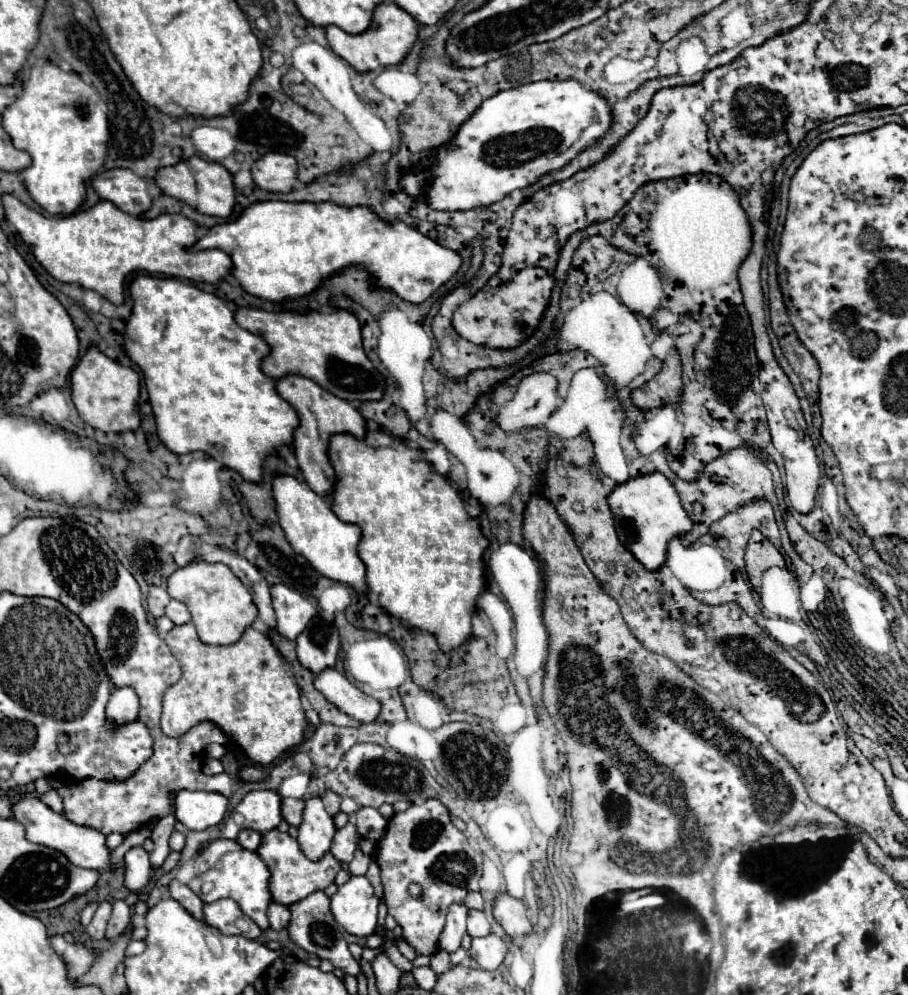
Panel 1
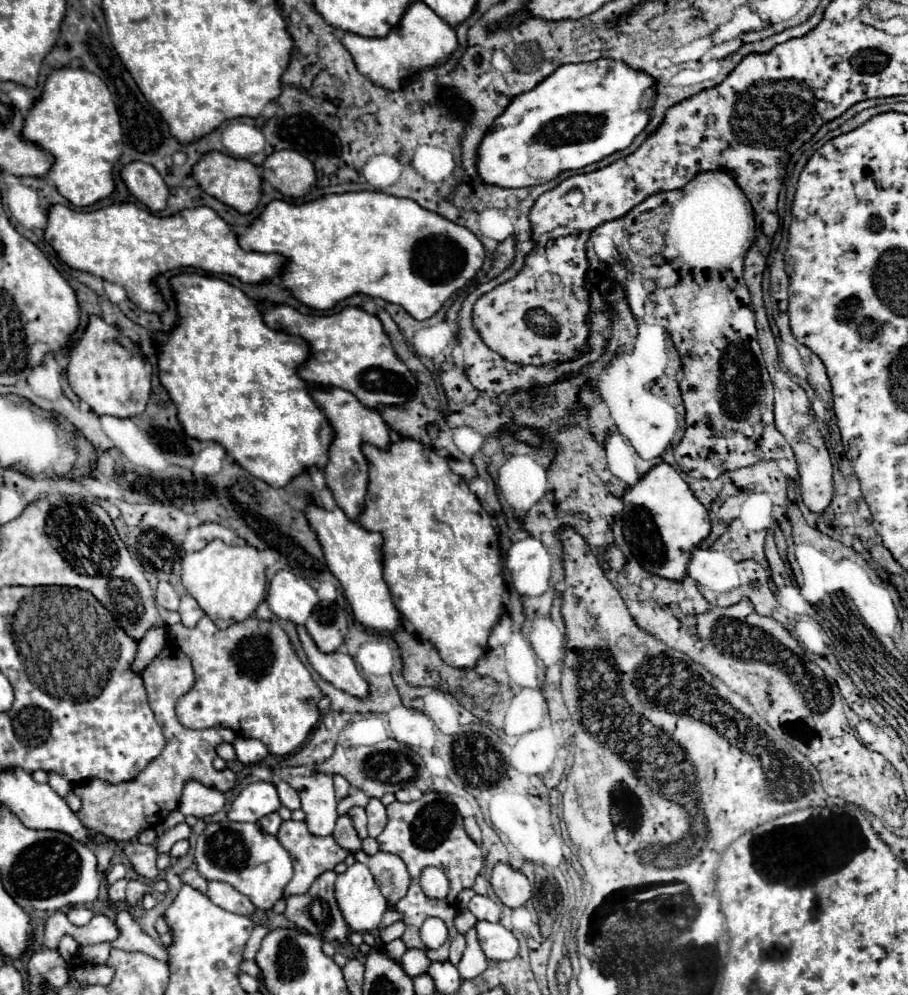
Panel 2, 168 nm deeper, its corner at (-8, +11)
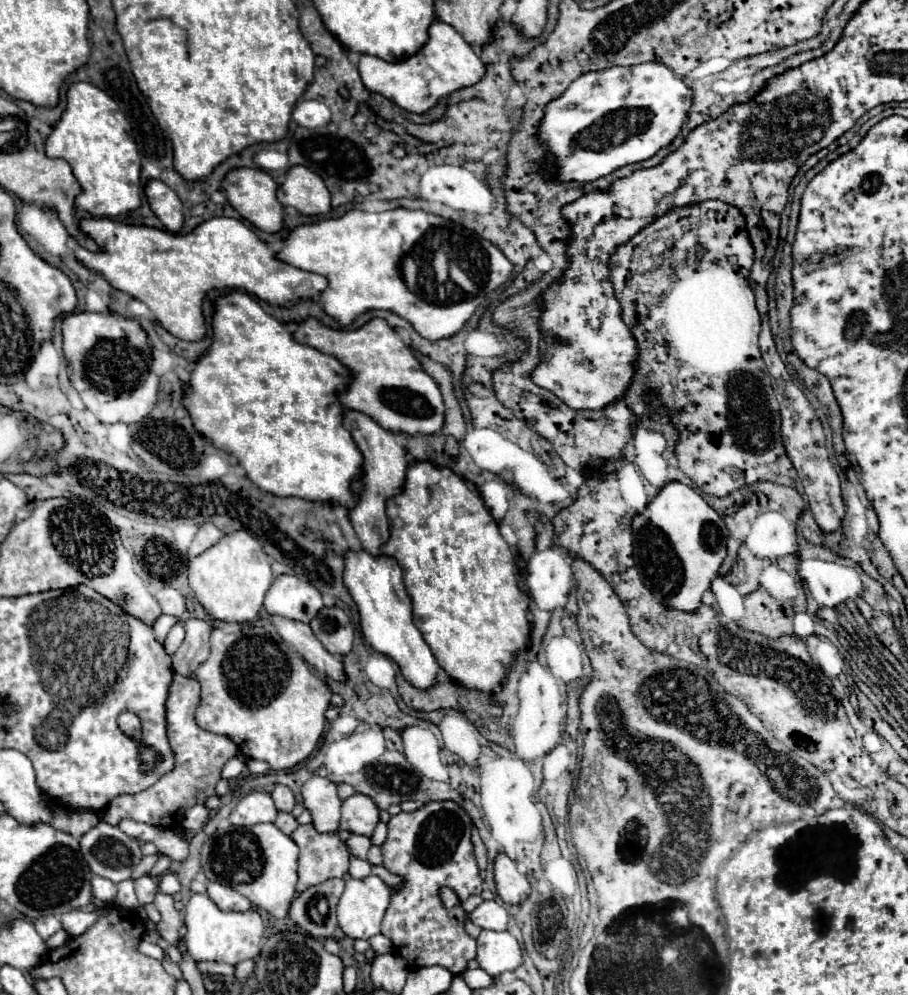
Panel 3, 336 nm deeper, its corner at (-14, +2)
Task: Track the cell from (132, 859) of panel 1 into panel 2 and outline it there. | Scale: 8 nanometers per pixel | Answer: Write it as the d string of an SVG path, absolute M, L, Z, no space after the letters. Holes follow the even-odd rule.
M128 841L126 843L126 857L130 859L132 863L132 869L144 877L144 879L158 879L160 871L156 869L156 857L158 857L158 851L154 845L142 845L138 841Z

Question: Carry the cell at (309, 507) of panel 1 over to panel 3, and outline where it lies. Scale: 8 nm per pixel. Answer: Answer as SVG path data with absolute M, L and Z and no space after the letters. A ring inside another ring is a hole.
M364 550L348 552L344 584L358 606L362 634L366 642L376 652L392 658L400 666L400 672L408 684L412 684L414 688L432 688L438 682L440 666L436 664L436 658L424 642L420 630L414 626L412 600L404 588L398 562L390 556L374 558Z

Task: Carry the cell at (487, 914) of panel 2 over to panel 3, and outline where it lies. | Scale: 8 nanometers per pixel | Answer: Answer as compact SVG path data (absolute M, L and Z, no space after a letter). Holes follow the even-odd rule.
M484 900L472 914L472 922L484 930L506 930L508 910L496 900Z

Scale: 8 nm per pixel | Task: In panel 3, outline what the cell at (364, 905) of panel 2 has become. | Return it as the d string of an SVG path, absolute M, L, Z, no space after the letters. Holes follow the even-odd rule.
M370 874L360 880L350 878L350 880L346 880L346 890L342 892L340 902L338 902L338 924L348 938L368 940L368 938L380 934L380 922L384 918L388 904L390 904L390 888L378 876Z

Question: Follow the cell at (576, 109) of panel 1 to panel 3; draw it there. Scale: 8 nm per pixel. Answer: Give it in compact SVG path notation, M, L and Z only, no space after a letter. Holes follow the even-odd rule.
M644 62L628 68L612 66L606 70L584 74L570 84L562 98L550 102L540 124L540 138L558 158L556 176L560 182L592 182L628 164L644 162L652 158L658 150L670 146L680 134L682 126L688 122L690 106L692 90L666 64Z

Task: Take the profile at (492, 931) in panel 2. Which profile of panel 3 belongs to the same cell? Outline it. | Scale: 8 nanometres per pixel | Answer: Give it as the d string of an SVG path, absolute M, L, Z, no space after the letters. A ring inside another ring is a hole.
M482 930L476 938L478 944L478 964L490 976L512 972L522 964L522 950L518 940L510 932Z

